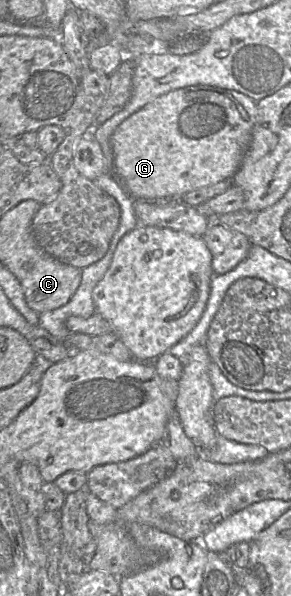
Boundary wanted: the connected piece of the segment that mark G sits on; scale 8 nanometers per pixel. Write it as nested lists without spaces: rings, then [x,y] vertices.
[[[195,85],[164,94],[124,120],[112,135],[113,175],[134,200],[181,198],[186,193],[232,180],[252,137],[257,102],[235,90]]]

